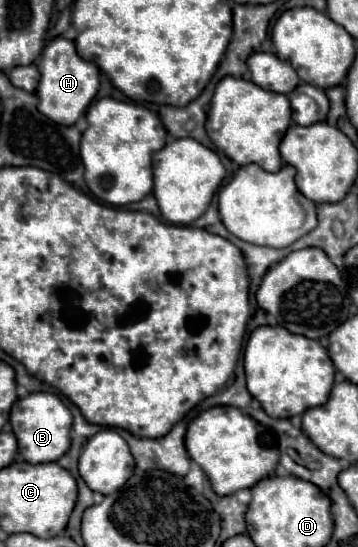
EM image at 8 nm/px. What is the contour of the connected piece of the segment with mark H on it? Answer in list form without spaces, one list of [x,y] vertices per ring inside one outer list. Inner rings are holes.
[[[55,37],[41,53],[37,63],[41,81],[37,87],[39,111],[59,125],[75,125],[75,121],[85,113],[99,89],[99,69],[95,63],[87,63],[77,55],[75,43],[63,37]]]

